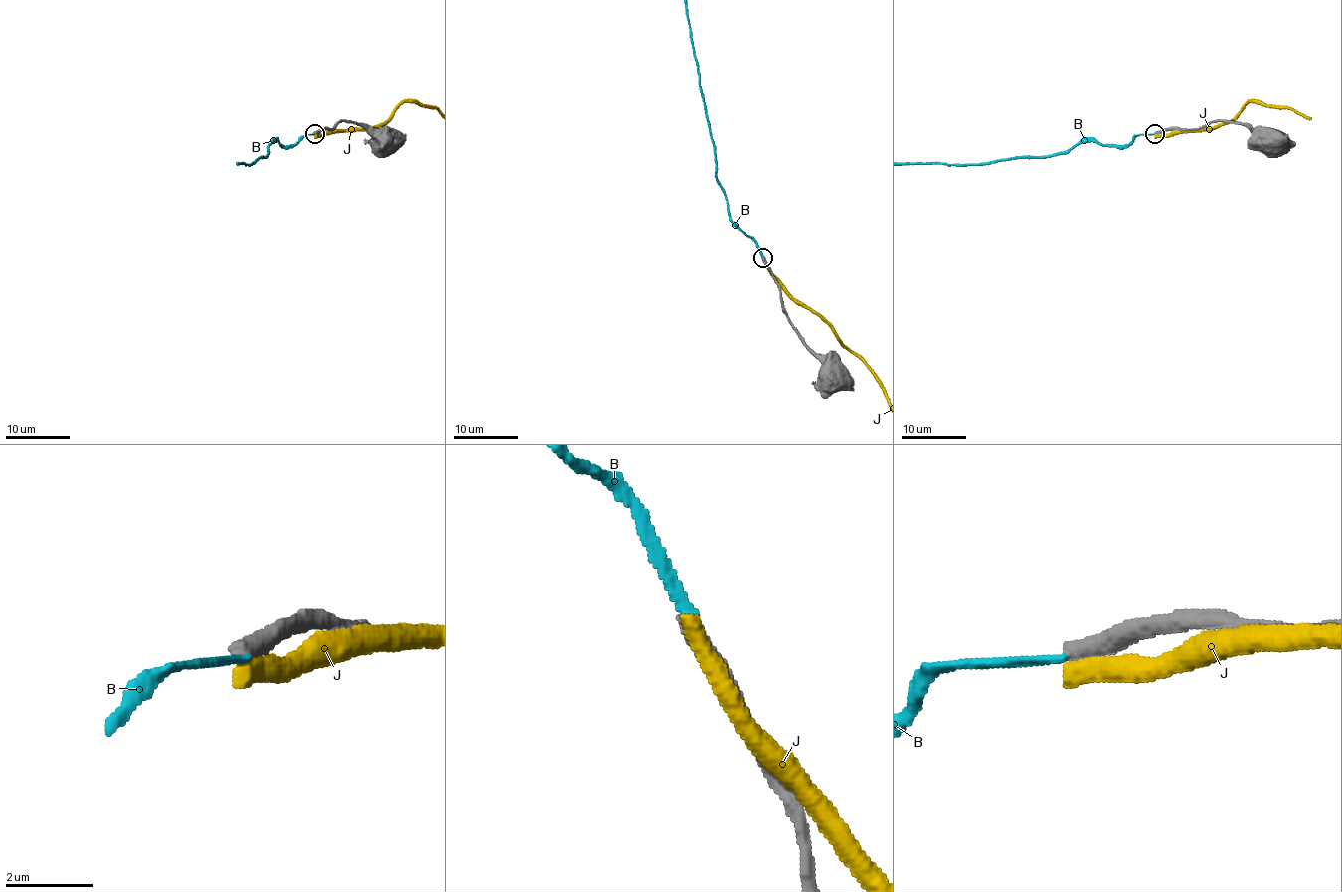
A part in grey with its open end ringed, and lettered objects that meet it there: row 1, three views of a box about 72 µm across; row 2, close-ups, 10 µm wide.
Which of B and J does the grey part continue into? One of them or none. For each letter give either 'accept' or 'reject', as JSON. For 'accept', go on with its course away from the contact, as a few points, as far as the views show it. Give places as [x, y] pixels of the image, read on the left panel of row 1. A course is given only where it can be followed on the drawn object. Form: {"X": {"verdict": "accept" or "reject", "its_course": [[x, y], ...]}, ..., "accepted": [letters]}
{"B": {"verdict": "accept"}, "J": {"verdict": "reject"}, "accepted": ["B"]}

